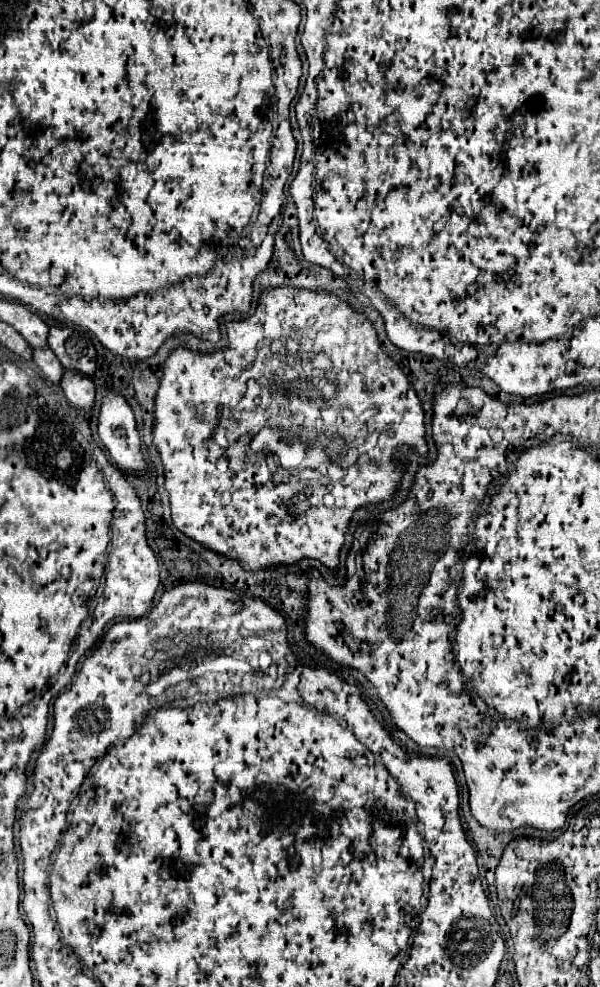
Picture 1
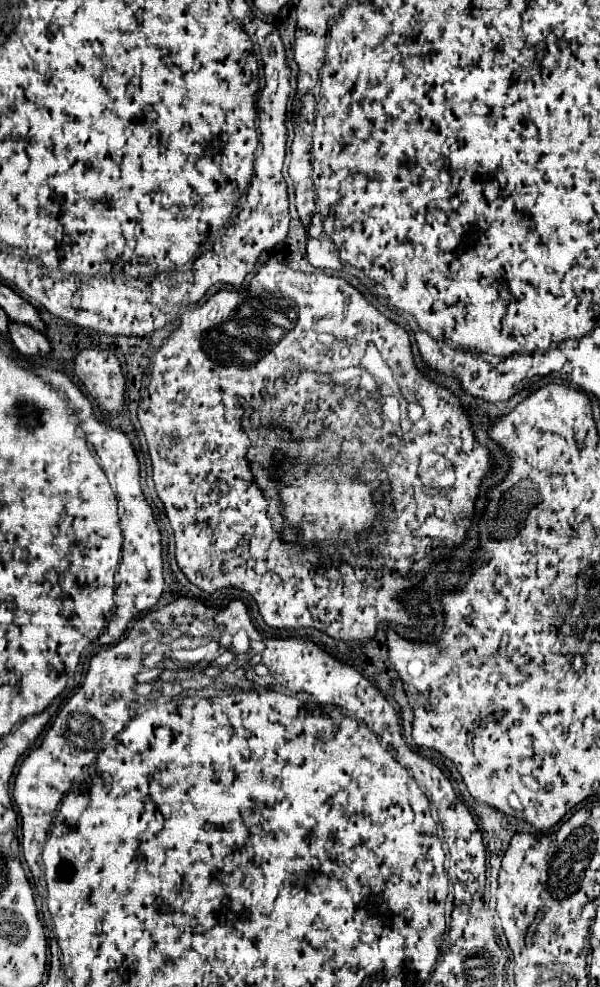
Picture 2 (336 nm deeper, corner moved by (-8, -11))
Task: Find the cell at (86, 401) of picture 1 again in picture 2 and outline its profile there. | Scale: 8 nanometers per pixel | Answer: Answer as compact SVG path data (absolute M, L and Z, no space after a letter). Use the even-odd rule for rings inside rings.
M11 323L9 327L9 335L15 343L15 347L23 353L23 355L31 355L31 357L37 357L37 355L49 355L51 353L51 343L47 341L47 337L27 325L17 325L17 323Z

